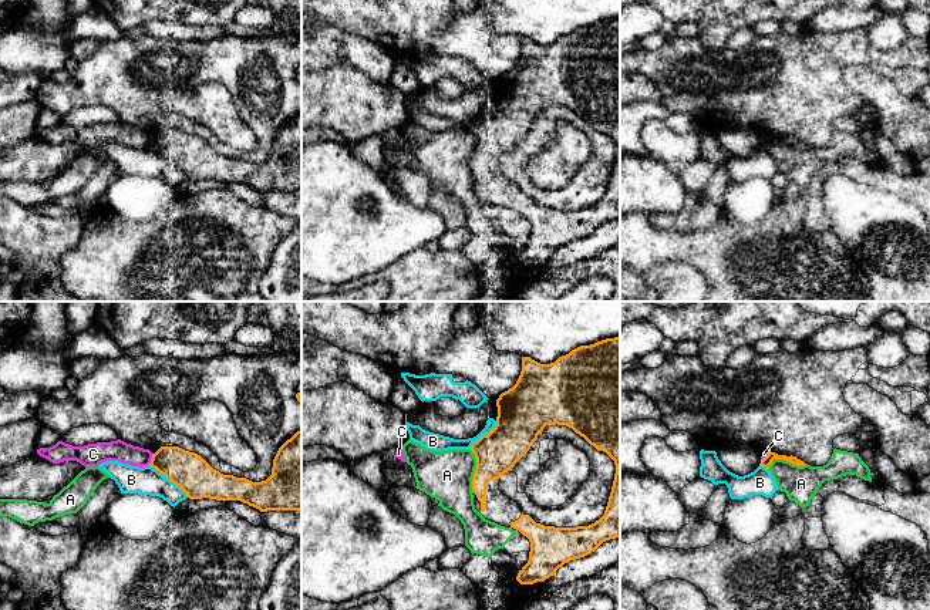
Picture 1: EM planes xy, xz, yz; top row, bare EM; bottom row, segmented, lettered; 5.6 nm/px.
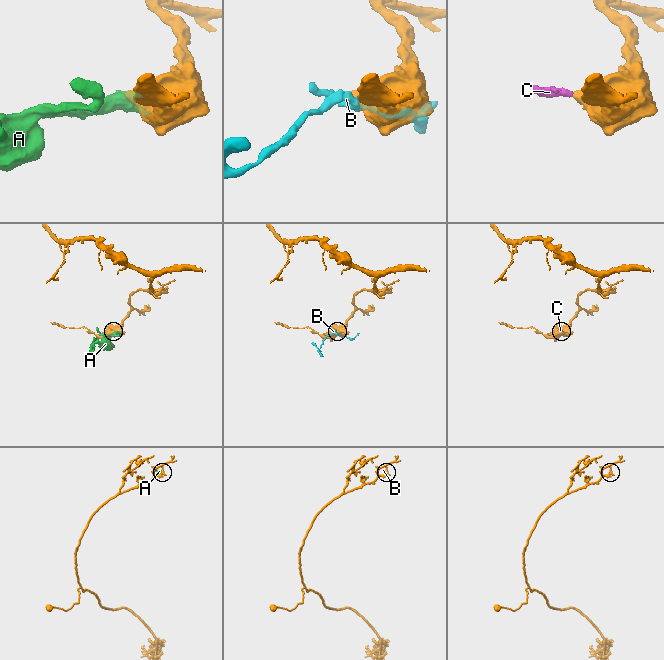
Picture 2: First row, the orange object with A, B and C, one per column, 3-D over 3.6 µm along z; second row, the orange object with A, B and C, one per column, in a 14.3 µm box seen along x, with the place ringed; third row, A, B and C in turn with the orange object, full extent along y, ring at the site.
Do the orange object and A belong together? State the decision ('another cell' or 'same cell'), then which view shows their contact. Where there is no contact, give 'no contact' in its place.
another cell | xz

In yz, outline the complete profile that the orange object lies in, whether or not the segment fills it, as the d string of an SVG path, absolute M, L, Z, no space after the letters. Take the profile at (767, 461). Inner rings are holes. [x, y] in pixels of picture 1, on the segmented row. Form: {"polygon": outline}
{"polygon": "M769 451L768 455L764 459L761 459L759 466L764 466L768 469L774 459L784 459L784 461L788 461L788 462L798 465L798 466L806 465L803 461L798 459L796 456L778 455L775 452Z"}

